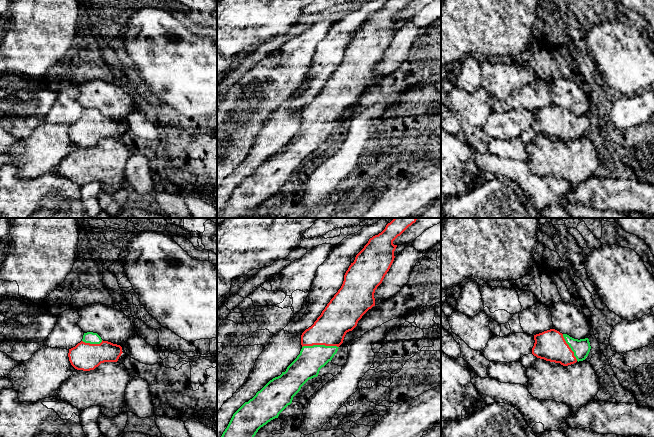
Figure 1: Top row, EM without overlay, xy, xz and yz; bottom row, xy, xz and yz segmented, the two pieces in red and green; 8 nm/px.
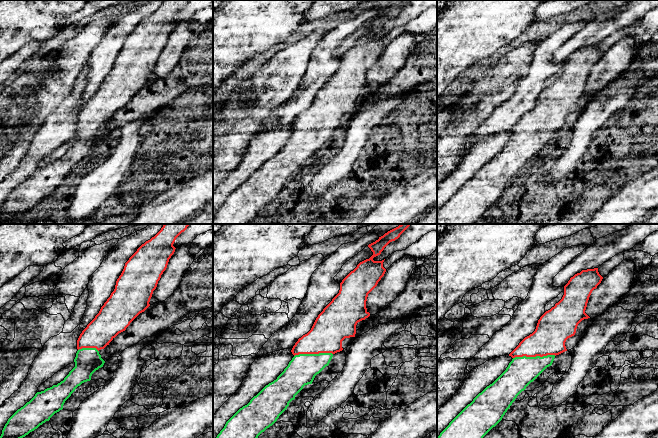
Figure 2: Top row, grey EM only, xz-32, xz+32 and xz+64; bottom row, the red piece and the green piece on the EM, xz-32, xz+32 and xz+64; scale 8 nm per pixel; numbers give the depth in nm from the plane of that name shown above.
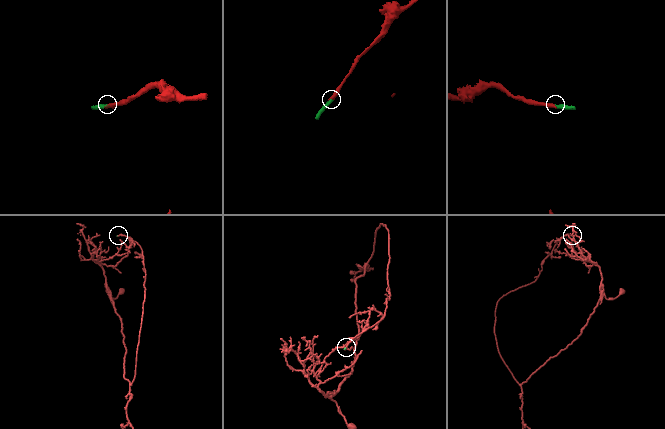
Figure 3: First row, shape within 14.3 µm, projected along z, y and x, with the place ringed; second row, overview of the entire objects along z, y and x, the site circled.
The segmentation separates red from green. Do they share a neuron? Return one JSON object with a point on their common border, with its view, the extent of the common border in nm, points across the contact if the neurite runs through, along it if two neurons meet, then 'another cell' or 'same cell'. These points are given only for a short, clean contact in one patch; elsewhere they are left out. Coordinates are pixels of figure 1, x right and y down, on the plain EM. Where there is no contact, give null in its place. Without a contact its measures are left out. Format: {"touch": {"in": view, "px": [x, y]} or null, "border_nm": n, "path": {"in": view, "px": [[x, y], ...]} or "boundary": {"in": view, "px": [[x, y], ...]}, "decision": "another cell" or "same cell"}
{"touch": {"in": "xz", "px": [320, 120]}, "border_nm": 300, "path": {"in": "xz", "px": [[330, 104], [320, 120], [311, 135]]}, "decision": "same cell"}

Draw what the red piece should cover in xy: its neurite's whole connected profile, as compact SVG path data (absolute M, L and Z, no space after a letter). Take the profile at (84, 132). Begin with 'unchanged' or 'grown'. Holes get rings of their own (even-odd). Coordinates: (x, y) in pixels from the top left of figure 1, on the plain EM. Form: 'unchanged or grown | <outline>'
grown | M87 108L80 119L69 125L68 133L75 145L90 147L101 139L117 138L122 129L120 121L103 117L97 109Z

